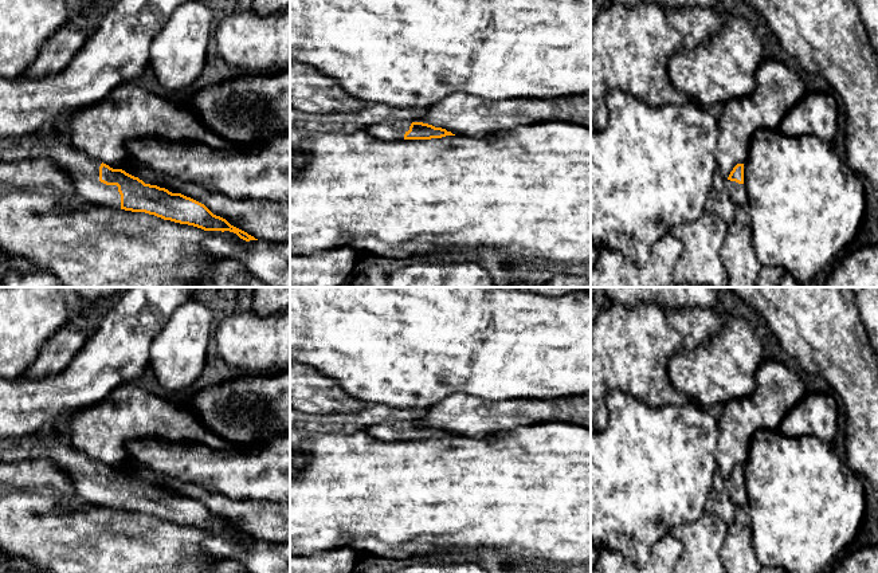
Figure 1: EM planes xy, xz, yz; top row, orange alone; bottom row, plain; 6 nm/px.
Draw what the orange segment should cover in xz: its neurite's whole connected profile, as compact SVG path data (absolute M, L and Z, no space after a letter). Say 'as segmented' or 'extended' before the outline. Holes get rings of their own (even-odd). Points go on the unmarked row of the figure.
extended; M395 421L392 424L373 424L365 428L375 439L381 441L431 440L455 436L442 428L423 423Z

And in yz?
extended; M737 464L725 480L725 487L736 506L748 505L746 488L744 486L744 464Z

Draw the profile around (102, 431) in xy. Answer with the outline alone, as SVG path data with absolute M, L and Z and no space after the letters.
M133 382L118 385L99 403L74 413L67 421L68 443L93 460L110 468L125 467L126 447L137 439L162 439L176 443L203 444L213 450L231 446L205 428L184 404L165 400L157 392L148 392Z

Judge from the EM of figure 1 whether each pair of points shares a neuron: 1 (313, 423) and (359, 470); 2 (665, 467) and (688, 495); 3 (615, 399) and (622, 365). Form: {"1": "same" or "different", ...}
{"1": "different", "2": "same", "3": "different"}

